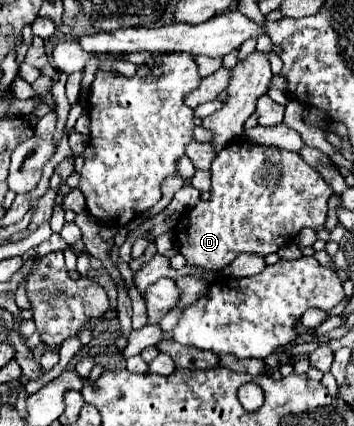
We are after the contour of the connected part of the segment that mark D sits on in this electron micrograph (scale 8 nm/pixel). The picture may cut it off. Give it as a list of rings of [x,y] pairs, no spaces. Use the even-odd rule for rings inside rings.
[[[241,139],[227,145],[221,153],[217,153],[217,157],[213,159],[211,173],[211,199],[199,201],[195,207],[183,211],[177,223],[179,253],[187,259],[187,265],[191,267],[221,271],[241,253],[267,257],[269,253],[275,253],[279,247],[295,239],[303,227],[321,231],[325,225],[327,201],[333,195],[333,189],[323,181],[323,177],[313,167],[309,167],[301,159],[299,153],[285,151],[279,147],[255,145],[247,139]]]

